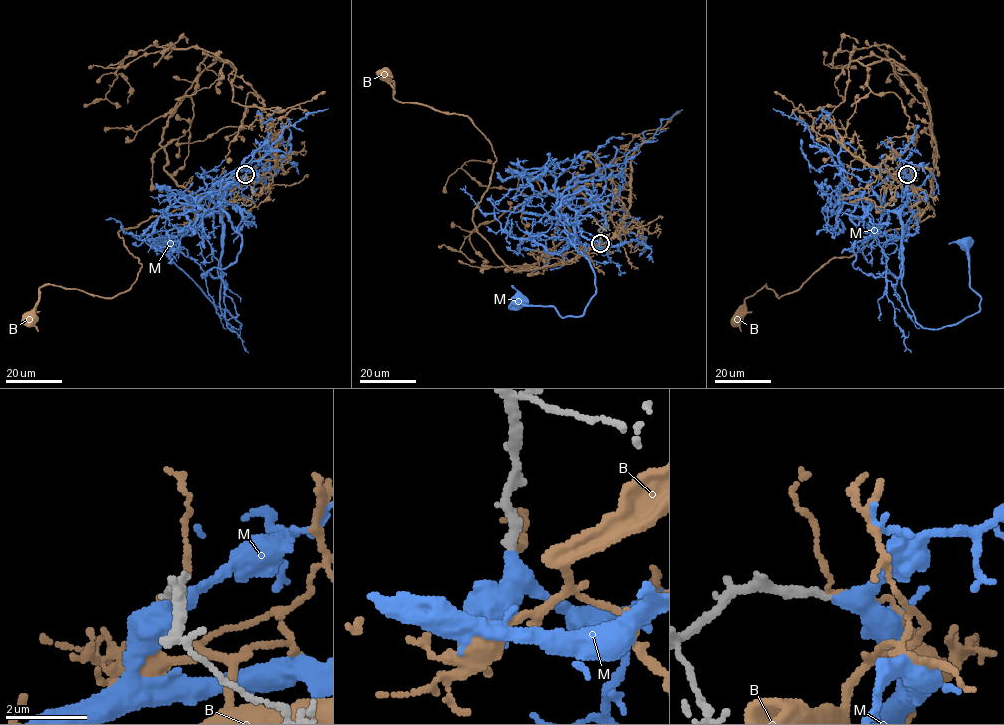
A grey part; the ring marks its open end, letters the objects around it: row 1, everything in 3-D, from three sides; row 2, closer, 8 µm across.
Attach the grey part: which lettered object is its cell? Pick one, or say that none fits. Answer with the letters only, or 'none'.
M

